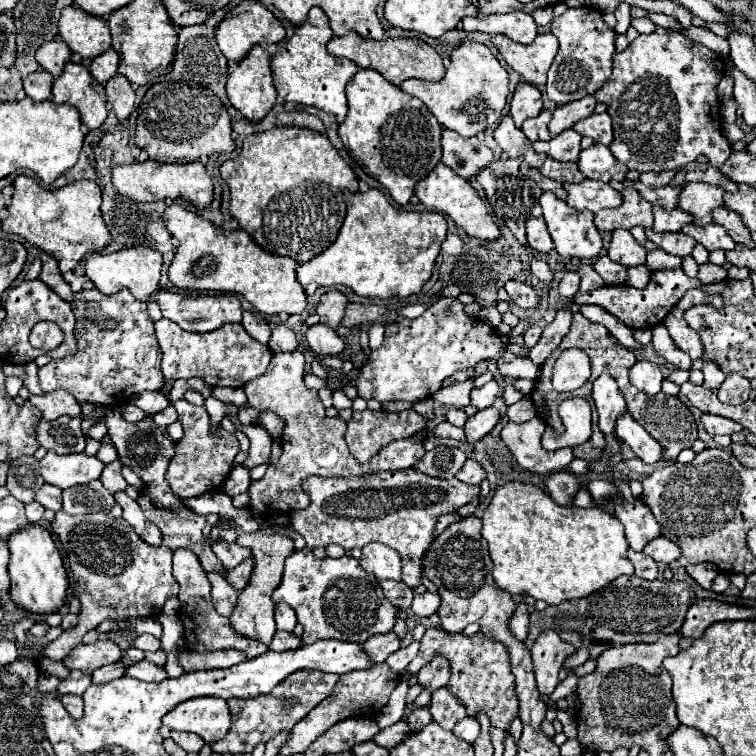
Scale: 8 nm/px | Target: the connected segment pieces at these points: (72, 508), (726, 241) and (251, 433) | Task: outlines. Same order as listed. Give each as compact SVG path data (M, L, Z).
M100 480L66 488L62 492L62 500L64 500L64 512L68 514L92 514L92 512L110 514L112 506L116 504L112 492L104 490L104 484Z
M690 222L688 226L682 228L684 234L690 234L696 242L700 242L706 250L732 250L736 244L732 242L732 238L728 238L728 232L722 226L716 224L708 224L708 226L696 226L694 222Z
M228 408L228 412L232 418L234 418L234 424L242 428L242 432L250 438L250 454L248 458L244 460L244 466L248 468L254 468L258 464L267 464L270 456L268 454L262 454L262 452L270 452L270 446L272 446L272 436L270 432L262 426L262 424L248 424L248 426L242 426L236 418L236 408Z

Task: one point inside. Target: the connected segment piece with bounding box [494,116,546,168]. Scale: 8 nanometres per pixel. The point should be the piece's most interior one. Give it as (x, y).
(511, 139)

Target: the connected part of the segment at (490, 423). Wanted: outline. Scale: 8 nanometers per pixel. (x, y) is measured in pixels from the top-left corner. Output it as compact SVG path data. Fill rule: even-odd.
M484 408L478 410L474 416L470 416L464 424L464 432L466 432L466 442L478 442L482 436L486 436L498 422L500 414L496 408Z

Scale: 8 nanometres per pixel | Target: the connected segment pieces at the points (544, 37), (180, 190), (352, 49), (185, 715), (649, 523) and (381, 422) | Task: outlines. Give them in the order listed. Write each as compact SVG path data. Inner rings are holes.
M546 32L538 34L532 44L518 44L512 42L508 36L494 36L492 38L494 46L506 60L506 64L516 70L524 82L530 82L538 88L544 88L546 82L546 72L556 56L558 42L556 38Z
M154 160L134 162L134 164L118 164L112 168L112 184L114 188L132 200L138 202L154 202L160 198L186 198L198 208L206 208L214 196L212 178L206 172L206 166L196 160L190 164L162 164Z
M348 32L346 36L334 36L326 48L332 56L348 58L358 68L372 68L372 70L380 72L388 82L392 82L396 86L400 82L404 82L406 78L422 78L422 80L436 82L444 76L442 58L422 38L384 38L384 40L368 38L366 40L366 38L360 38L360 34L356 34L356 32Z
M202 696L202 698L190 698L182 704L178 704L174 710L170 710L162 724L166 724L172 730L184 730L194 732L204 742L212 744L224 738L224 734L230 728L230 712L228 704L222 698L214 696Z
M616 502L616 512L614 514L624 524L628 544L636 552L642 552L642 548L650 540L660 536L660 524L656 522L656 518L648 510L648 506L642 504L642 502L636 502L636 504Z
M362 410L362 412L354 412L352 420L348 422L348 430L346 430L346 444L352 450L354 458L358 462L368 462L382 446L386 446L392 440L400 440L400 438L410 438L412 434L424 430L424 416L416 414L416 410L402 410L402 412L386 412L386 410Z

